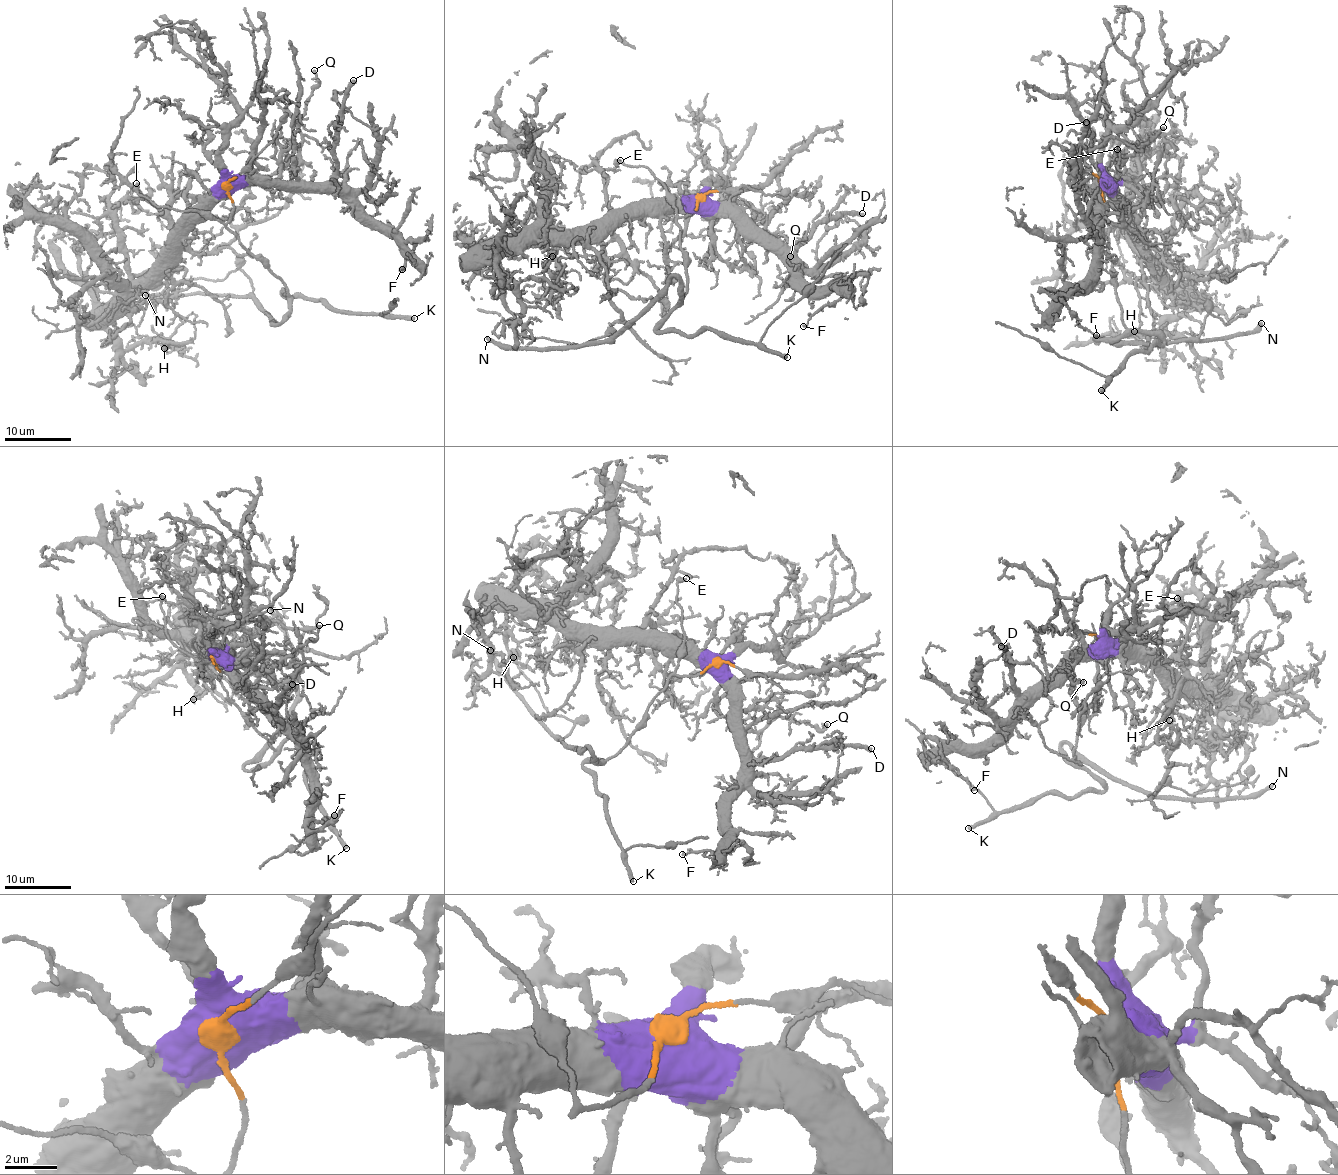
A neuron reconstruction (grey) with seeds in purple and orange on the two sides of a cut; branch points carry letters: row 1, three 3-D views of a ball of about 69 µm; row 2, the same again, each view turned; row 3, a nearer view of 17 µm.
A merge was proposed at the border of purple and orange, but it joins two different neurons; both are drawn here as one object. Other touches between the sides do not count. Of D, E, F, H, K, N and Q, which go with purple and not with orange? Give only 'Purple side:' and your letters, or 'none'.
Purple side: D, F, H, Q

